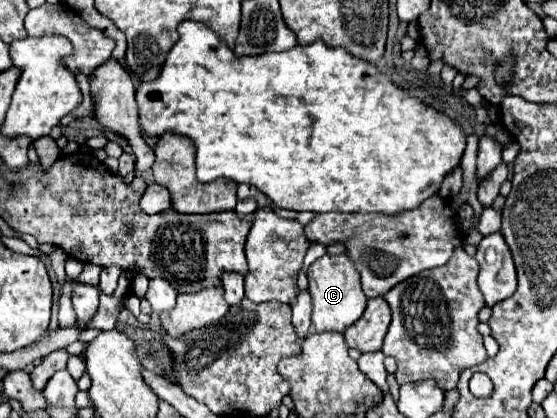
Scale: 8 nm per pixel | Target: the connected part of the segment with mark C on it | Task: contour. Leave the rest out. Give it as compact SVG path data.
M347 253L341 255L323 255L309 269L309 293L313 297L313 329L315 331L337 331L343 333L349 325L353 325L365 311L367 297L361 289L359 271Z

